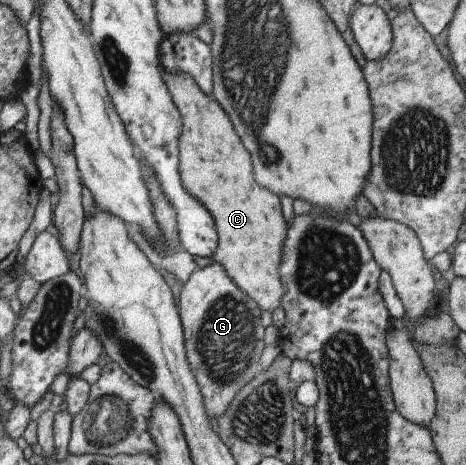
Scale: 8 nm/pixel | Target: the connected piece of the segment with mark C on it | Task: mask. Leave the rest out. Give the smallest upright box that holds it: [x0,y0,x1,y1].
[160,66,286,313]

